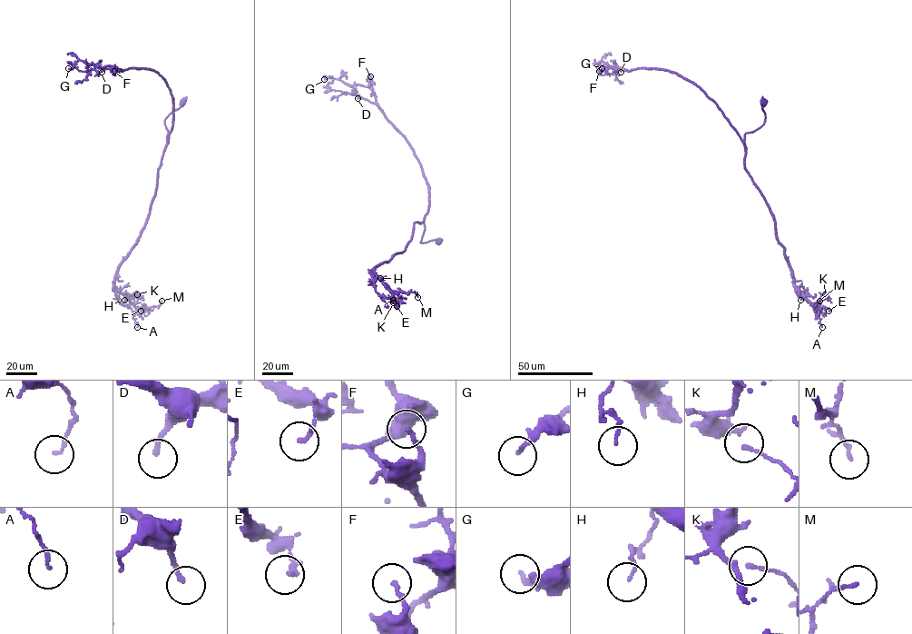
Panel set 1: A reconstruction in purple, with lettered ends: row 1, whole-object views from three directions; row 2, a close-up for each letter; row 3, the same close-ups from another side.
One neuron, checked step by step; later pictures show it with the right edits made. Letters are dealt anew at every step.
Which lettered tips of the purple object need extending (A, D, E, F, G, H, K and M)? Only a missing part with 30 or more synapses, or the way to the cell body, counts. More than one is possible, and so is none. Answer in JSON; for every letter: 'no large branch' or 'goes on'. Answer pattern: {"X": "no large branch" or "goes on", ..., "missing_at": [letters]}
{"A": "no large branch", "D": "no large branch", "E": "no large branch", "F": "no large branch", "G": "no large branch", "H": "no large branch", "K": "no large branch", "M": "no large branch", "missing_at": []}

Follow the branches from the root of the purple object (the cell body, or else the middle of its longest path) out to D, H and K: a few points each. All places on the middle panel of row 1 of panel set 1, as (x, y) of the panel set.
D: (438, 241), (420, 242), (425, 231), (423, 222), (428, 209), (429, 186), (413, 148), (377, 105), (357, 98)
H: (438, 241), (421, 242), (424, 223), (415, 222), (412, 237), (405, 250), (370, 272), (380, 278)
K: (438, 241), (421, 242), (424, 223), (415, 222), (412, 237), (405, 250), (370, 272), (398, 303), (393, 302)

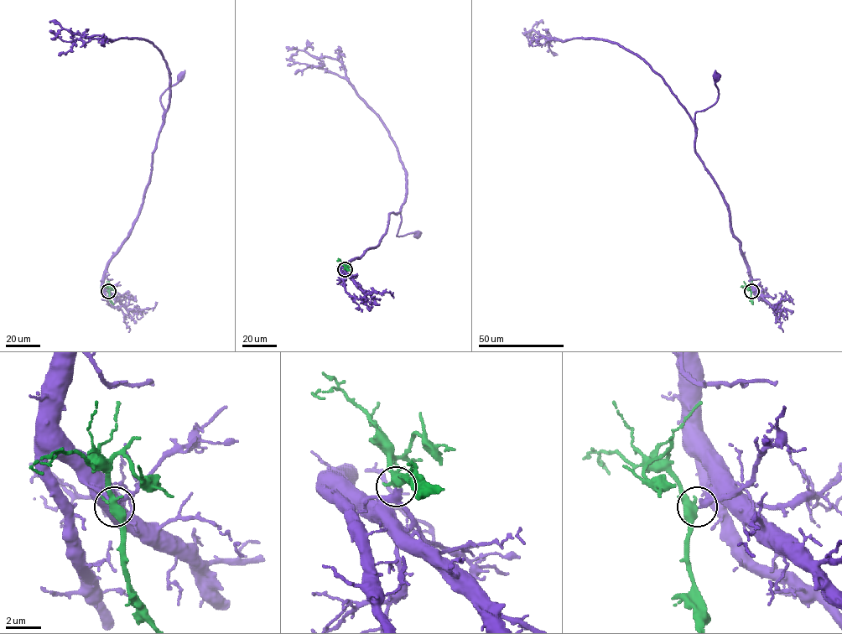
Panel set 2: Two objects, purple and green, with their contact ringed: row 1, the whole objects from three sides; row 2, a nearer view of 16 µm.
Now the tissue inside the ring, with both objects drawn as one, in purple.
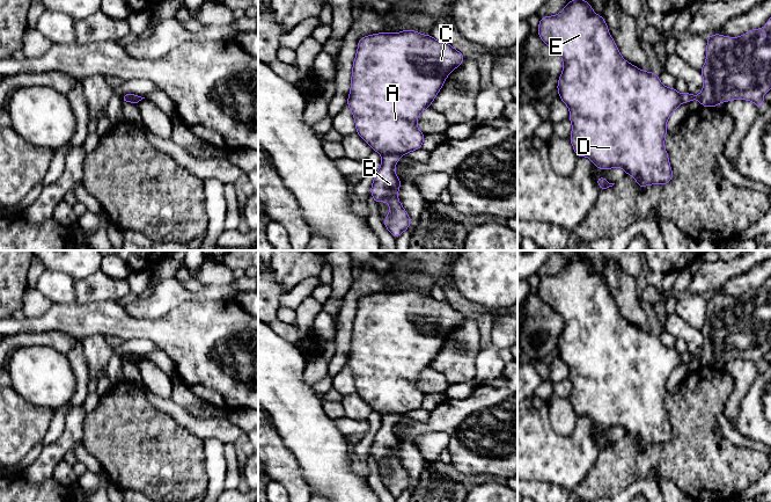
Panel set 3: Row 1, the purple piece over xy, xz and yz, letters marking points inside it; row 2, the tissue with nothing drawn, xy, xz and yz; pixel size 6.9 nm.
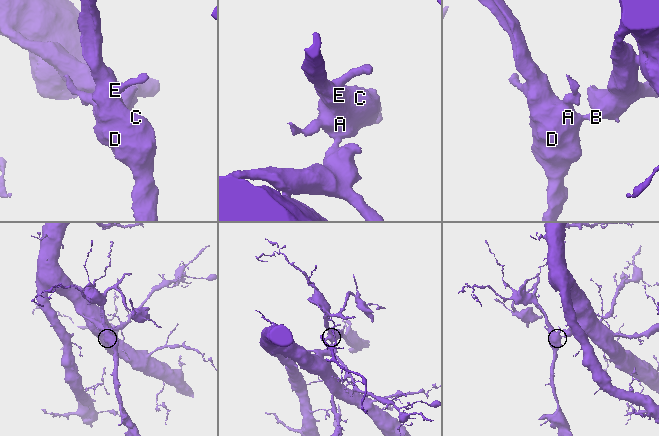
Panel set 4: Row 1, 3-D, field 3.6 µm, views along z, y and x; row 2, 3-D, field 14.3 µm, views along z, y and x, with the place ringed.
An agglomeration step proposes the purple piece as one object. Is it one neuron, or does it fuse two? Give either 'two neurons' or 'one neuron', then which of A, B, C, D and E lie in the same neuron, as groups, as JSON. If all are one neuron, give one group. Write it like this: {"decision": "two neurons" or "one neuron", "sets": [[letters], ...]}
{"decision": "two neurons", "sets": [["A", "C", "D", "E"], ["B"]]}

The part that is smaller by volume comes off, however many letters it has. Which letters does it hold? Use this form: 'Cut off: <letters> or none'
Cut off: A, C, D, E

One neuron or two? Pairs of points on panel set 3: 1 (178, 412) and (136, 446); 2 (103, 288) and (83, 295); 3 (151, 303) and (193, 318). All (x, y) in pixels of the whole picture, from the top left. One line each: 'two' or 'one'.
1: two
2: one
3: two

